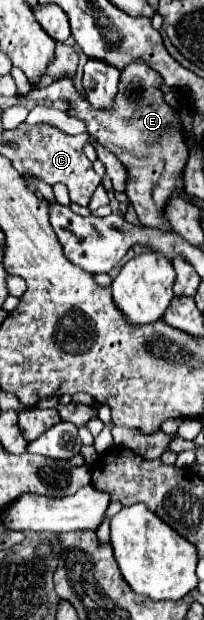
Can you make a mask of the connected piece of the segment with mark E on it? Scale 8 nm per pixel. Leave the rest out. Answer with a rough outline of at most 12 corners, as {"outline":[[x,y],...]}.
{"outline":[[144,61],[122,69],[110,109],[70,79],[16,97],[66,101],[122,161],[140,223],[182,179],[188,145],[178,111]]}

